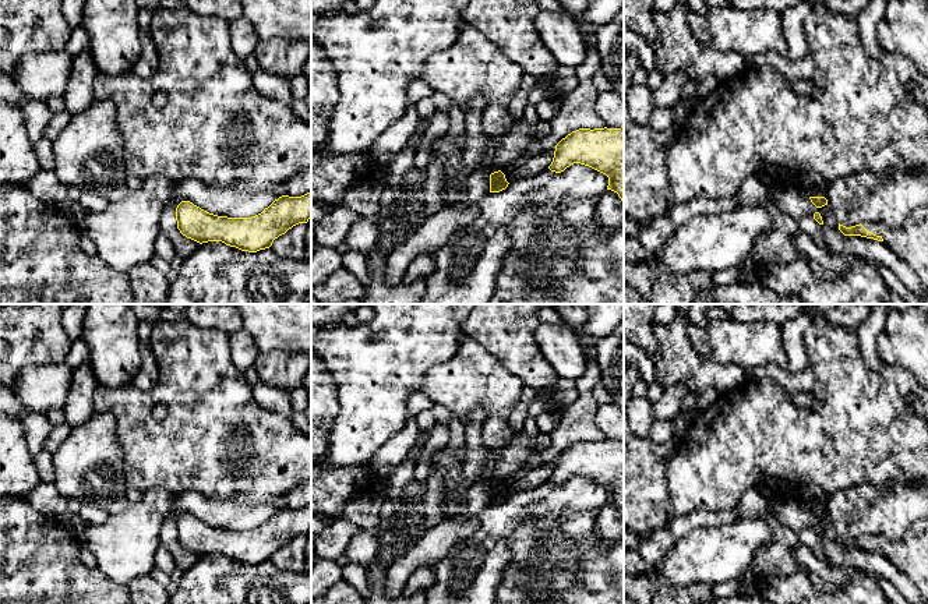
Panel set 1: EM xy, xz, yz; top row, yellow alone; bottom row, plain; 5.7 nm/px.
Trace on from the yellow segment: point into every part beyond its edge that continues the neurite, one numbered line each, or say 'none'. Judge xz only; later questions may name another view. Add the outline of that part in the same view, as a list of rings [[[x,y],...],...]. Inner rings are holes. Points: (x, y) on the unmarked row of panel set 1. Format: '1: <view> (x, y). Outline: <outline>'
none

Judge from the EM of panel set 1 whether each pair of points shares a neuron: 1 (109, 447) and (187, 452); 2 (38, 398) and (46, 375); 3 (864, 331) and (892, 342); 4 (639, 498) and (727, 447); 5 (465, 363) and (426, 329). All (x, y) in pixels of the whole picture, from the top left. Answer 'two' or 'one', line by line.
1: two
2: one
3: two
4: two
5: two

